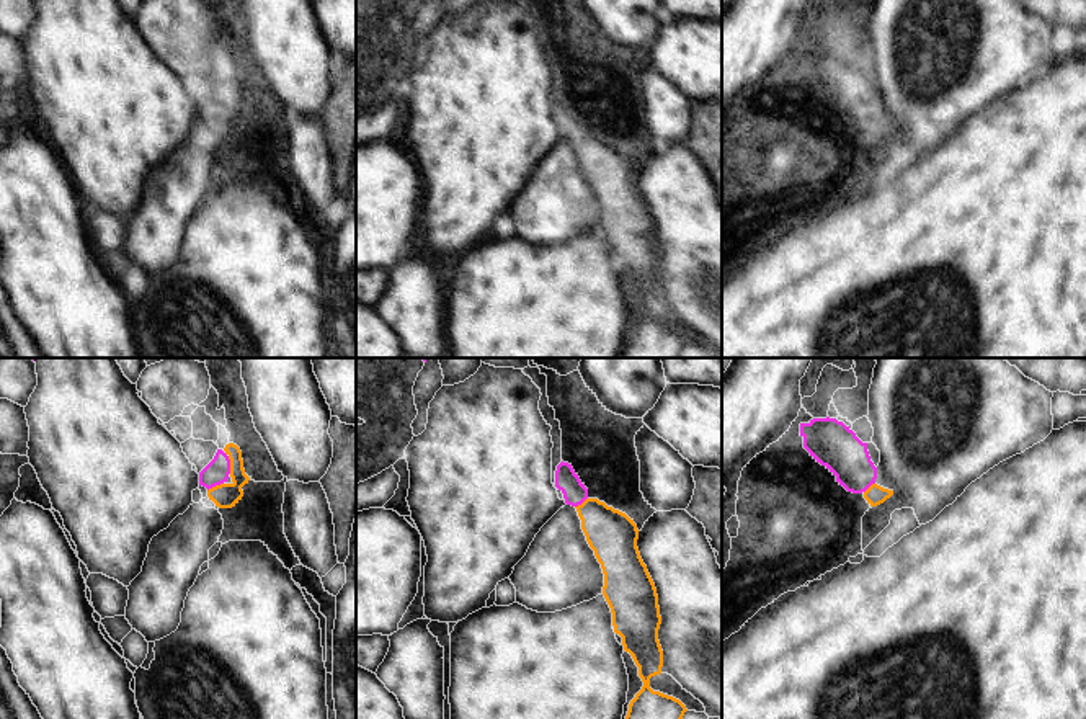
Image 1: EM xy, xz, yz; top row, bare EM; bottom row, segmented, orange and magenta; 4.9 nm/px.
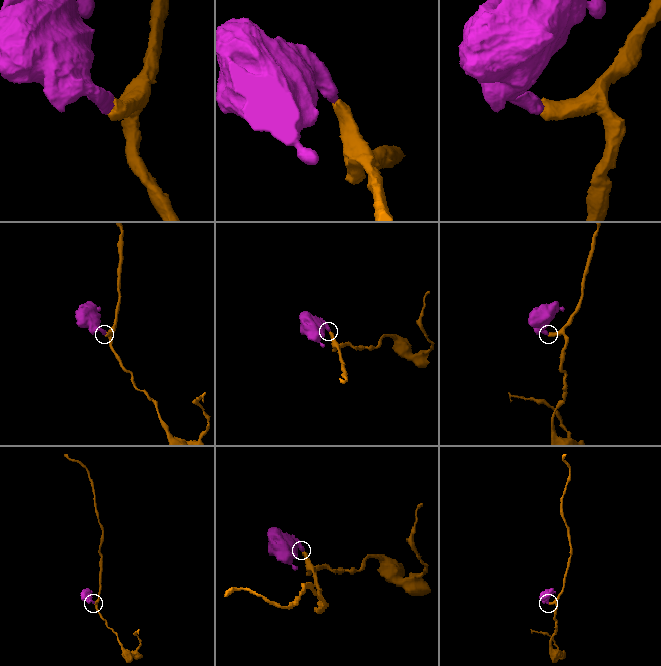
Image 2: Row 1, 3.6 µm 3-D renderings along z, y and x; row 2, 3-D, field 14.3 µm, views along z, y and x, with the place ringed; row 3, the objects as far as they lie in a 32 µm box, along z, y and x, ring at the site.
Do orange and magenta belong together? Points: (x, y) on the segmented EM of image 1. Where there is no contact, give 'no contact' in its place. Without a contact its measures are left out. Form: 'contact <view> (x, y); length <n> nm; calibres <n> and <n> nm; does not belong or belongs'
contact xy (231, 463); length 110 nm; calibres 120 and 120 nm; belongs

